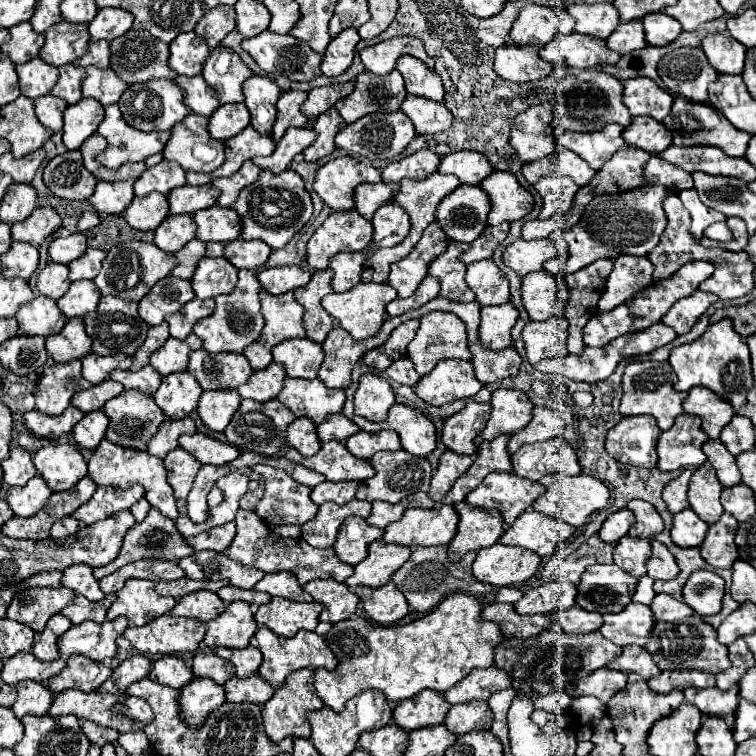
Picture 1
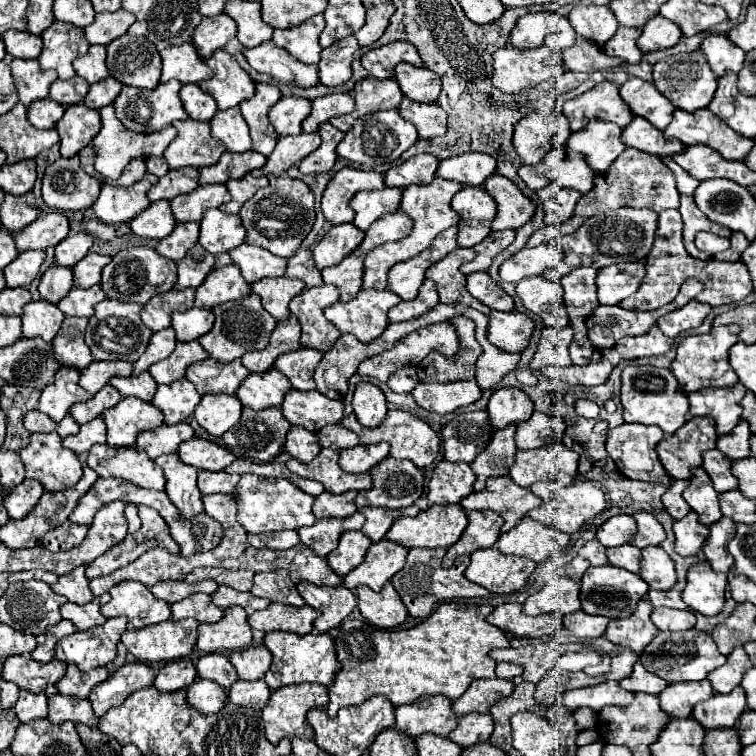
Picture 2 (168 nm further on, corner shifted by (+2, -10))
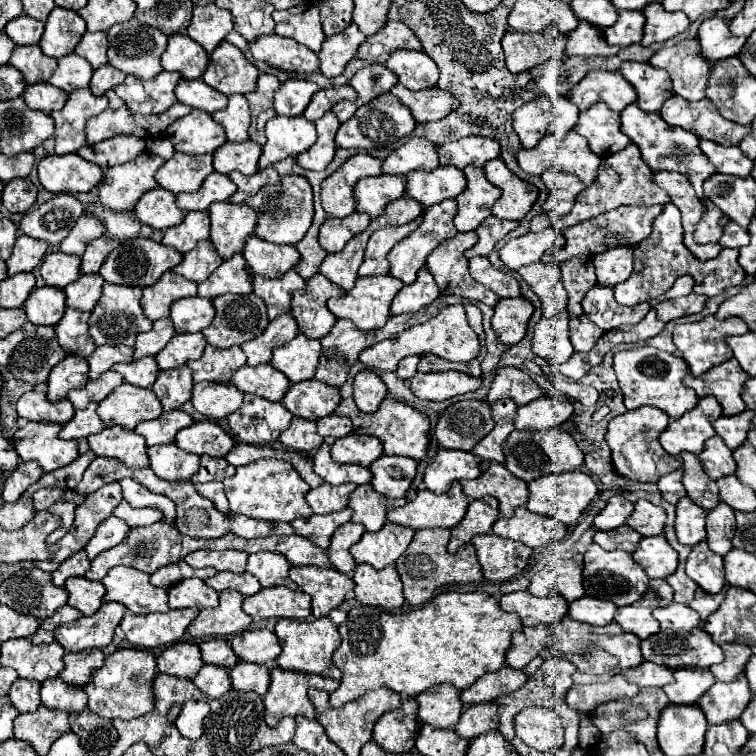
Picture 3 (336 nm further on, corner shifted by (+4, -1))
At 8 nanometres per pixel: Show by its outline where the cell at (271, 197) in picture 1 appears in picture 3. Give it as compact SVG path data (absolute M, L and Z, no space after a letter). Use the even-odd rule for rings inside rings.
M288 174L276 186L262 186L256 194L246 198L246 204L258 212L256 236L274 244L298 244L312 226L312 188L304 176Z

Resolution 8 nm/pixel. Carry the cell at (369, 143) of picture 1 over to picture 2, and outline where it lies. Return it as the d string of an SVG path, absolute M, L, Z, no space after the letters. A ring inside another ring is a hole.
M386 109L386 111L376 111L376 113L360 117L354 123L354 127L344 135L344 139L338 143L336 151L340 157L344 157L348 161L360 163L366 169L374 169L384 163L390 165L390 163L398 161L400 155L416 143L416 139L418 139L416 127L410 125L410 121L402 119L398 115L398 109Z

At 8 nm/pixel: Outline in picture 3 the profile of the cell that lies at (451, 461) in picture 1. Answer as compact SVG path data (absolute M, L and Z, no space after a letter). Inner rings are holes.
M438 450L434 460L428 464L424 482L426 488L440 494L450 490L452 482L470 480L480 476L480 458L464 450Z

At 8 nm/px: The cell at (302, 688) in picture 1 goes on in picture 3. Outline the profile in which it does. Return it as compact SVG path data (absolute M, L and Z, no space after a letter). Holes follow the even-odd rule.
M280 668L272 670L272 682L264 696L264 720L270 728L276 728L278 722L286 716L306 716L308 720L316 718L316 710L308 700L310 688L320 688L332 694L340 686L334 678L324 678L316 674L286 672Z

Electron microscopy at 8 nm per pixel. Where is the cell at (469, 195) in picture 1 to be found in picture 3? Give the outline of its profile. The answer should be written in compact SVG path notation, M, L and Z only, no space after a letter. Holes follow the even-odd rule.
M466 166L464 176L468 180L466 190L456 198L458 214L454 218L454 226L458 232L476 230L492 214L492 206L500 198L500 188L486 180L482 168Z

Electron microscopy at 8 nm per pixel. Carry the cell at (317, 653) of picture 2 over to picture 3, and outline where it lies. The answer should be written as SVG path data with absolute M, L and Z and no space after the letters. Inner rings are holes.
M320 618L314 622L298 622L298 620L278 620L274 626L274 634L282 644L282 652L276 658L276 666L280 670L292 670L302 674L318 674L326 678L340 680L342 672L332 664L332 654L340 646L338 628L330 618Z

